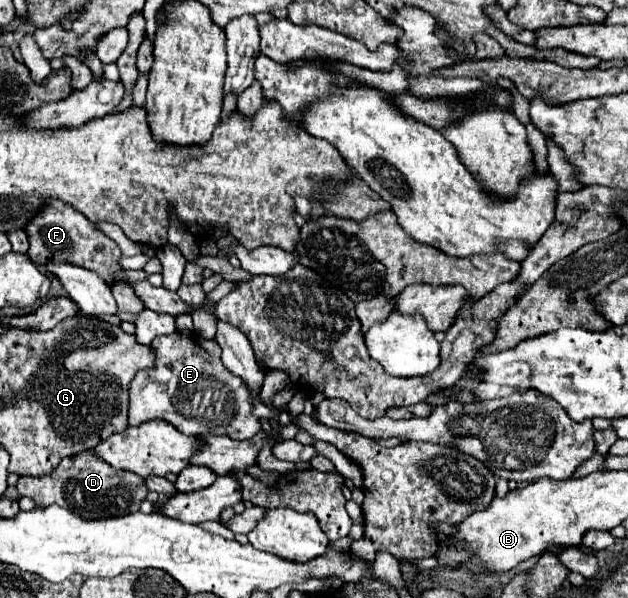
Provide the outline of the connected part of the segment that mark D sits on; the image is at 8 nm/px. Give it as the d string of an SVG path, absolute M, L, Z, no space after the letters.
M83 451L79 455L65 457L51 475L45 475L45 477L19 477L17 491L19 491L19 495L33 499L35 505L39 505L39 507L59 505L59 507L77 511L77 515L85 515L85 519L87 517L89 519L107 519L107 517L135 513L135 511L139 511L141 501L145 501L145 497L149 493L149 489L145 487L143 477L133 475L131 471L113 471L113 467L109 467L109 463L105 463L103 459L97 459L97 455L93 455L93 451Z

